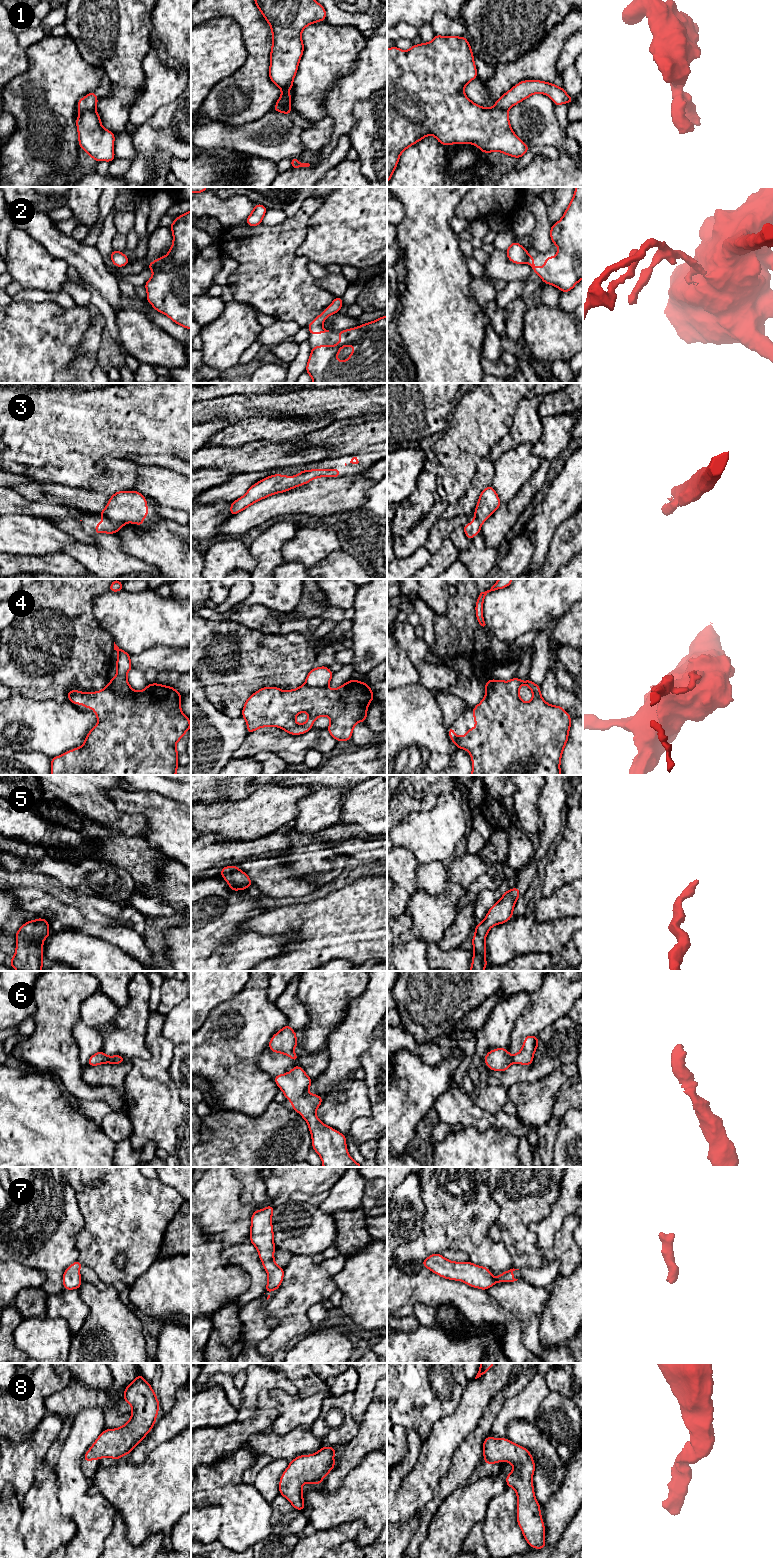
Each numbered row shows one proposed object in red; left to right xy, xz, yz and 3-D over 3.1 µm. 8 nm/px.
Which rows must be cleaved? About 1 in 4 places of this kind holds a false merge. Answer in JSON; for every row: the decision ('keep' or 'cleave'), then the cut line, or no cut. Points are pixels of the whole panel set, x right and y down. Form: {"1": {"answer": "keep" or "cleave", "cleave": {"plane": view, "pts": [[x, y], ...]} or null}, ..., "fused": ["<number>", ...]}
{"1": {"answer": "cleave", "cleave": {"plane": "xy", "pts": [[94, 109], [80, 112]]}}, "2": {"answer": "keep", "cleave": null}, "3": {"answer": "keep", "cleave": null}, "4": {"answer": "cleave", "cleave": {"plane": "xy", "pts": [[109, 681], [116, 694], [127, 694], [132, 689]]}}, "5": {"answer": "keep", "cleave": null}, "6": {"answer": "keep", "cleave": null}, "7": {"answer": "keep", "cleave": null}, "8": {"answer": "keep", "cleave": null}, "fused": ["1", "4"]}

